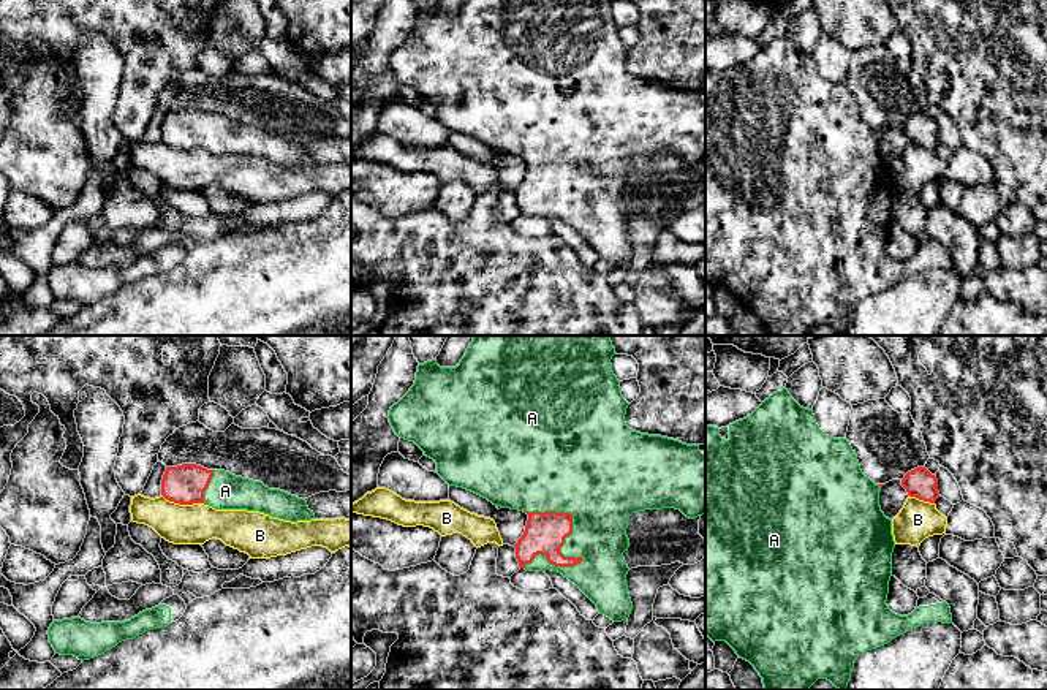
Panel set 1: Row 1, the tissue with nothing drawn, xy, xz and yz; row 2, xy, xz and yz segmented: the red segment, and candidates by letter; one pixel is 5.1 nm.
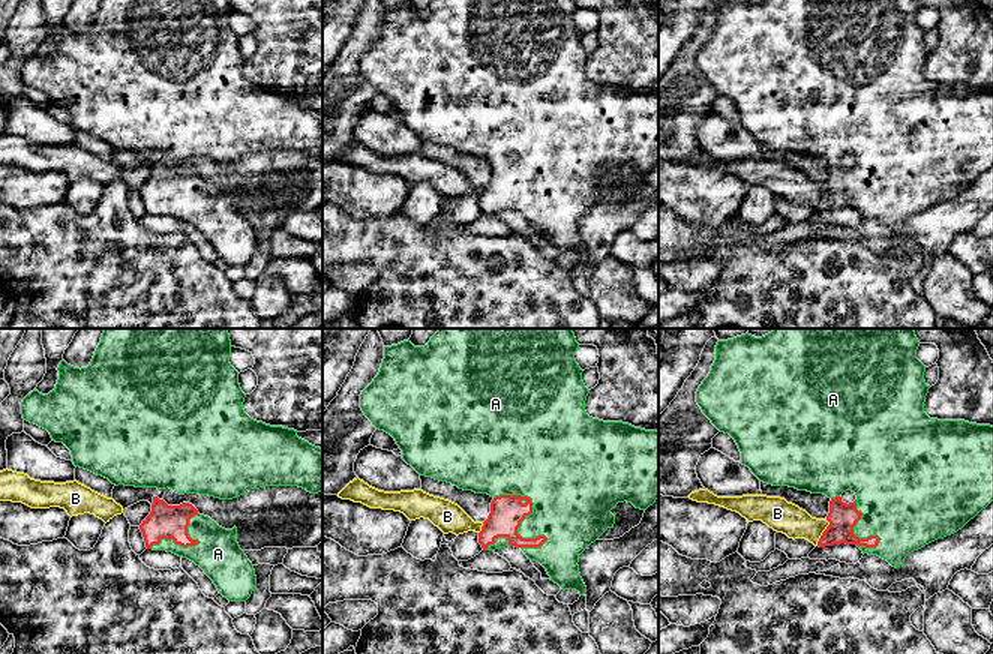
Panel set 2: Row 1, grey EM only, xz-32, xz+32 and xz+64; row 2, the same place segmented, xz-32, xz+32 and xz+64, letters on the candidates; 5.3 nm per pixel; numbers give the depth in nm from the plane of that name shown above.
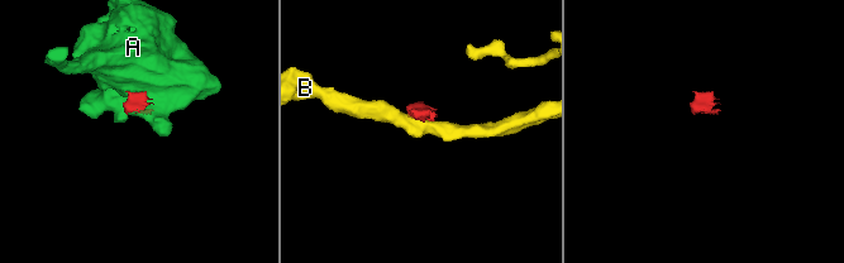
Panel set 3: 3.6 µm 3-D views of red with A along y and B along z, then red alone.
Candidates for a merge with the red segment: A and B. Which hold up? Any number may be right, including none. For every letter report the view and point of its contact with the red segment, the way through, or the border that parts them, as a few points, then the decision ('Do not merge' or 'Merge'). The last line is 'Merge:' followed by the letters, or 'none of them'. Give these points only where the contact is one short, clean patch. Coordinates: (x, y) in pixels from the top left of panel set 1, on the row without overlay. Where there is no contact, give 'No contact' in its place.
A: Touches red at xz (571, 166). Path across: xz (544, 179), (559, 179), (571, 166), (579, 144), (598, 125). Merge
B: Touches red at xy (184, 149). Boundary: xy (162, 140), (179, 149), (204, 151). Do not merge
Merge: A

